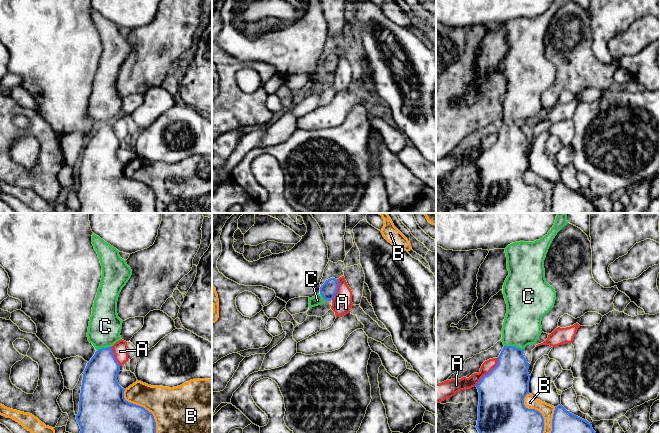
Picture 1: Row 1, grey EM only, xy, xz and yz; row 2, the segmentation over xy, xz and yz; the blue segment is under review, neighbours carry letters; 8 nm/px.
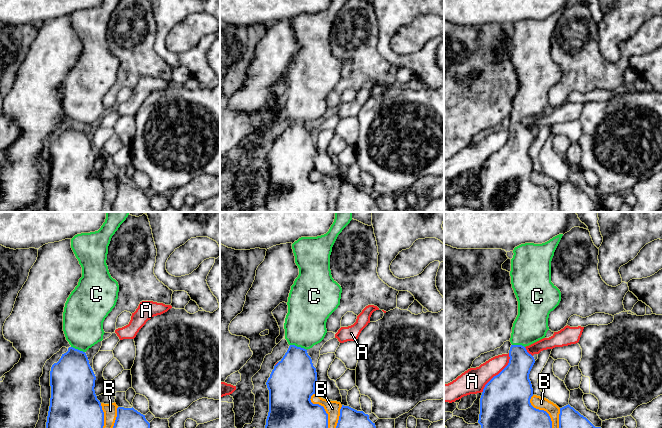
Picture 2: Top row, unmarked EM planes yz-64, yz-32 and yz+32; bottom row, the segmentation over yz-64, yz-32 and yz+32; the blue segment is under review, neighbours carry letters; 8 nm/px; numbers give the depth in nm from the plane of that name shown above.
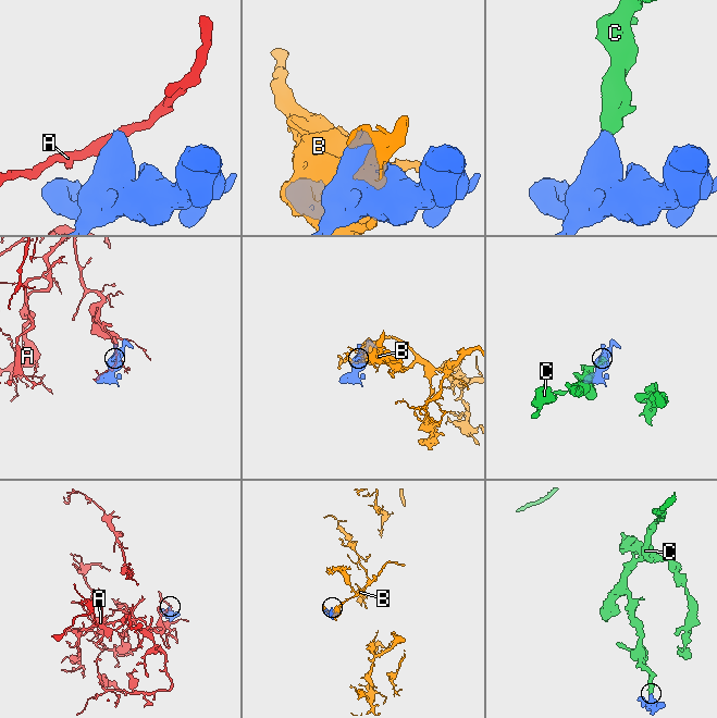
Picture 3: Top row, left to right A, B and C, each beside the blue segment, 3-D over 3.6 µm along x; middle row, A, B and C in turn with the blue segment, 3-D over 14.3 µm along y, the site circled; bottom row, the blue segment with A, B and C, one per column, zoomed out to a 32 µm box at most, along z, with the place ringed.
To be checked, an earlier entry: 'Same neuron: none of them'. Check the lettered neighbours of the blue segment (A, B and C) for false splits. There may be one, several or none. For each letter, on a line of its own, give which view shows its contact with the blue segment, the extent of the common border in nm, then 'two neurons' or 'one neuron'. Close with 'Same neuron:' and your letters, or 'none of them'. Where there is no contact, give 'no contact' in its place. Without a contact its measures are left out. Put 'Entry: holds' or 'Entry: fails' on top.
Entry: fails
A: yz | 300 nm | two neurons
B: xy | 460 nm | two neurons
C: yz | 160 nm | one neuron
Same neuron: C

